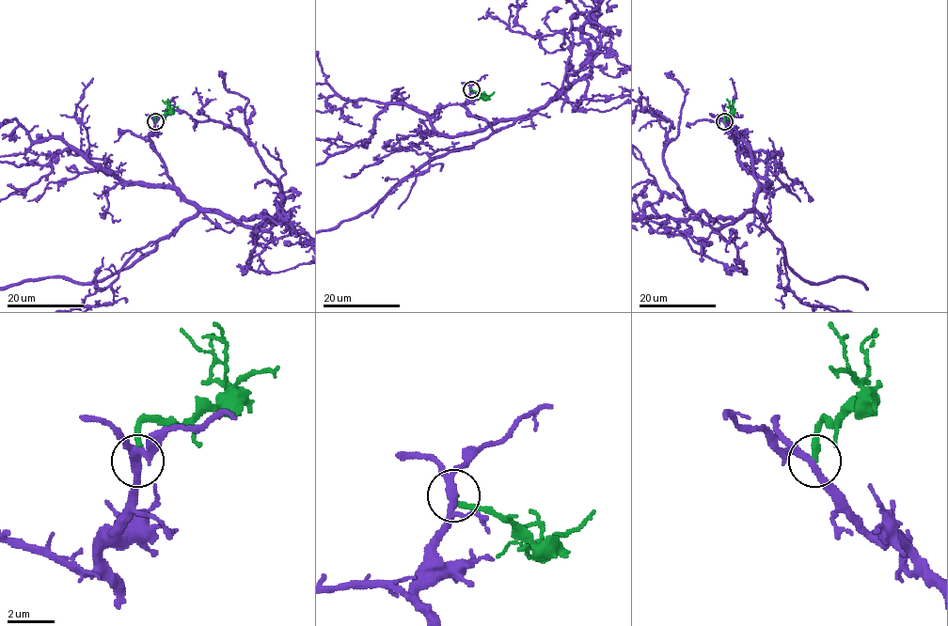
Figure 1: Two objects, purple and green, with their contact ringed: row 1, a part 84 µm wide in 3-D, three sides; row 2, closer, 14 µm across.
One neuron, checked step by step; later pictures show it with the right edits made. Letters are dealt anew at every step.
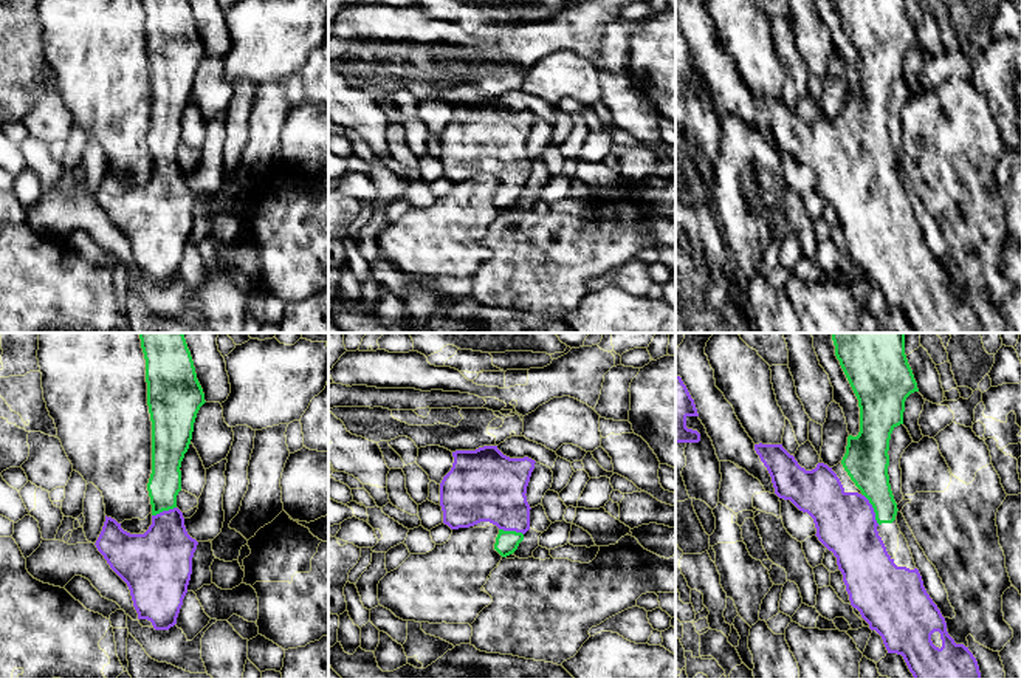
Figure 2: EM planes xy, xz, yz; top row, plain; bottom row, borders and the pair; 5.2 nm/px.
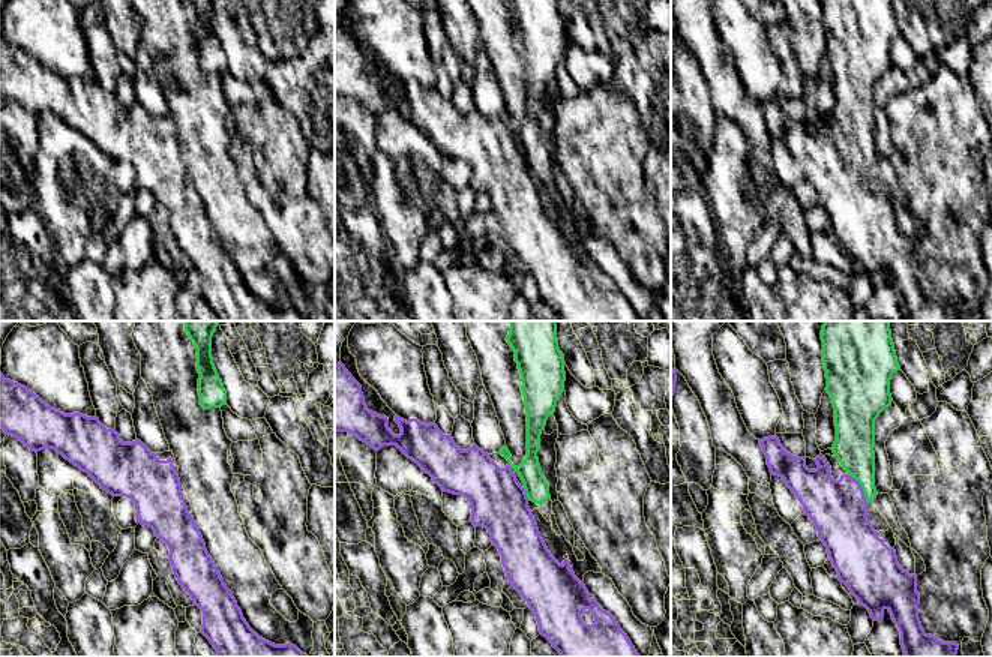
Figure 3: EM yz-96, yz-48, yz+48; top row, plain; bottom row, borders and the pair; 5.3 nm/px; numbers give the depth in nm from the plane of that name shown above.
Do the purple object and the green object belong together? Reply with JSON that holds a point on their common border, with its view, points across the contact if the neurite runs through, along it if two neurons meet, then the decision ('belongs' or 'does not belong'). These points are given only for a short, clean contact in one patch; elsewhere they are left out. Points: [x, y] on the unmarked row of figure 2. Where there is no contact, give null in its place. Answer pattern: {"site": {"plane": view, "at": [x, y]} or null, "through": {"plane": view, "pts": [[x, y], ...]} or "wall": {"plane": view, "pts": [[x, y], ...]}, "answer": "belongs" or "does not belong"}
{"site": {"plane": "yz", "at": [873, 163]}, "through": {"plane": "yz", "pts": [[845, 175], [873, 163], [873, 132], [866, 116]]}, "answer": "belongs"}

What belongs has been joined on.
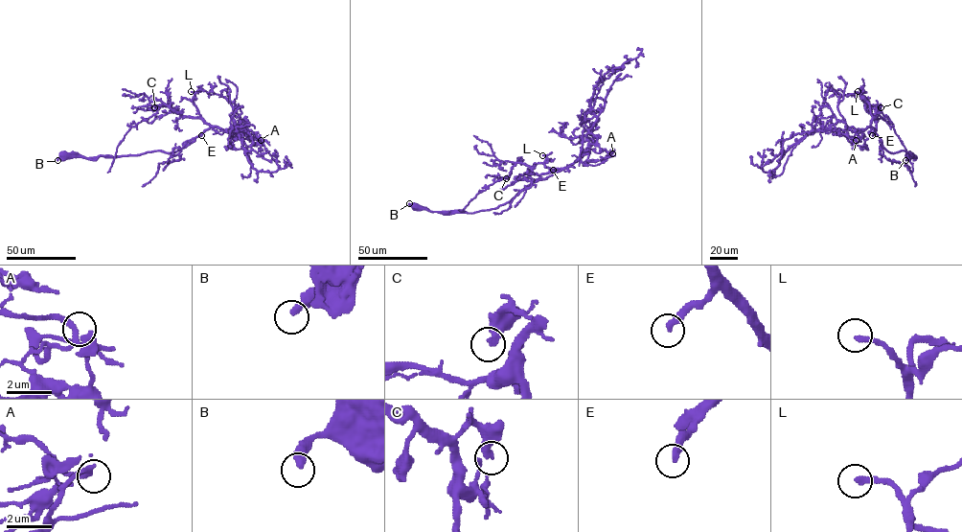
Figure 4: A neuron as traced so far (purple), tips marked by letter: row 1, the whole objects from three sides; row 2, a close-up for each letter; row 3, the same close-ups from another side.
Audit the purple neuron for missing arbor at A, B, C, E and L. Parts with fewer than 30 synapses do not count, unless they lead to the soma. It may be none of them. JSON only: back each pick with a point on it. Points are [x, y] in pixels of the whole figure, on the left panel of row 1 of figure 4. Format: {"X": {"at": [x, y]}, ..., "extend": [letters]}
{"E": {"at": [201, 135]}, "extend": ["E"]}

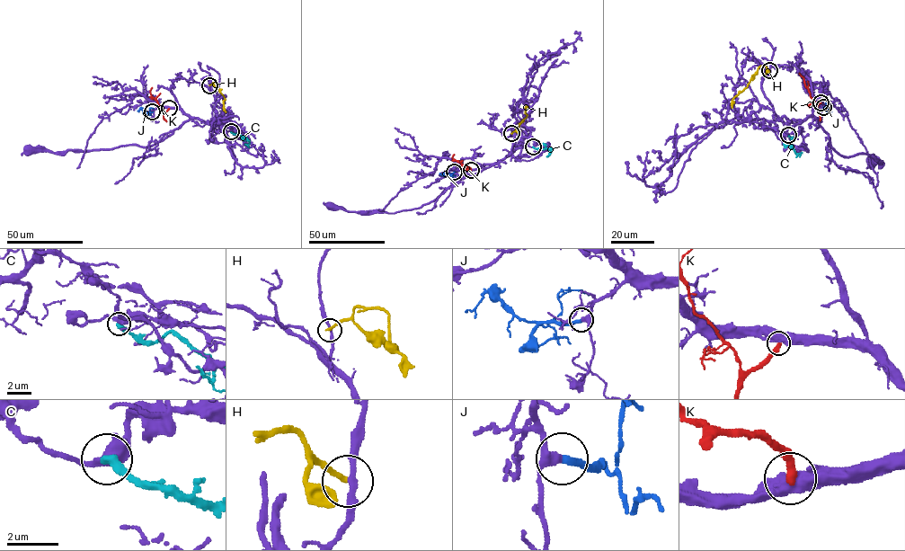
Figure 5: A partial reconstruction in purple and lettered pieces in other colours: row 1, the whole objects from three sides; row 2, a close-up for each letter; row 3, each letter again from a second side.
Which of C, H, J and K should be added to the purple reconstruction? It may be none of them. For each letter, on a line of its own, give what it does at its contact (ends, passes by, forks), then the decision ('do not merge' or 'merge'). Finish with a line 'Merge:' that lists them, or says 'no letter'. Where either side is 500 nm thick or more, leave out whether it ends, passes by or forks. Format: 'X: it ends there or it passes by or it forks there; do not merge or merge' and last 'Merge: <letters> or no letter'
C: it ends there; do not merge
H: it ends there; do not merge
J: it ends there; merge
K: do not merge
Merge: J

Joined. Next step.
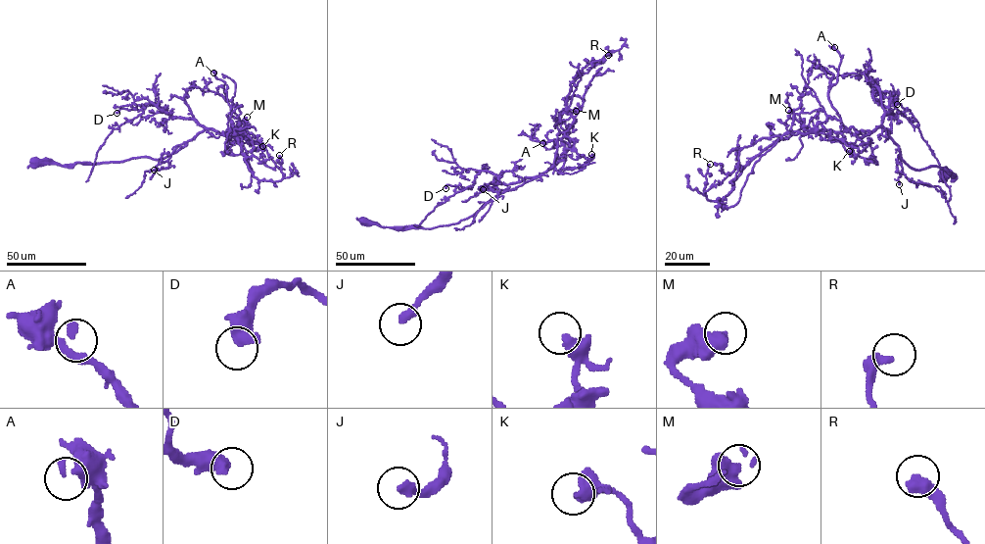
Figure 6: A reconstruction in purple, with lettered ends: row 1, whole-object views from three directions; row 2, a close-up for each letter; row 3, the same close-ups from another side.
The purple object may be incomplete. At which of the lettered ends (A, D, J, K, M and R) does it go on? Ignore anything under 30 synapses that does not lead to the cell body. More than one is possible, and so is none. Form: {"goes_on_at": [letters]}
{"goes_on_at": []}

